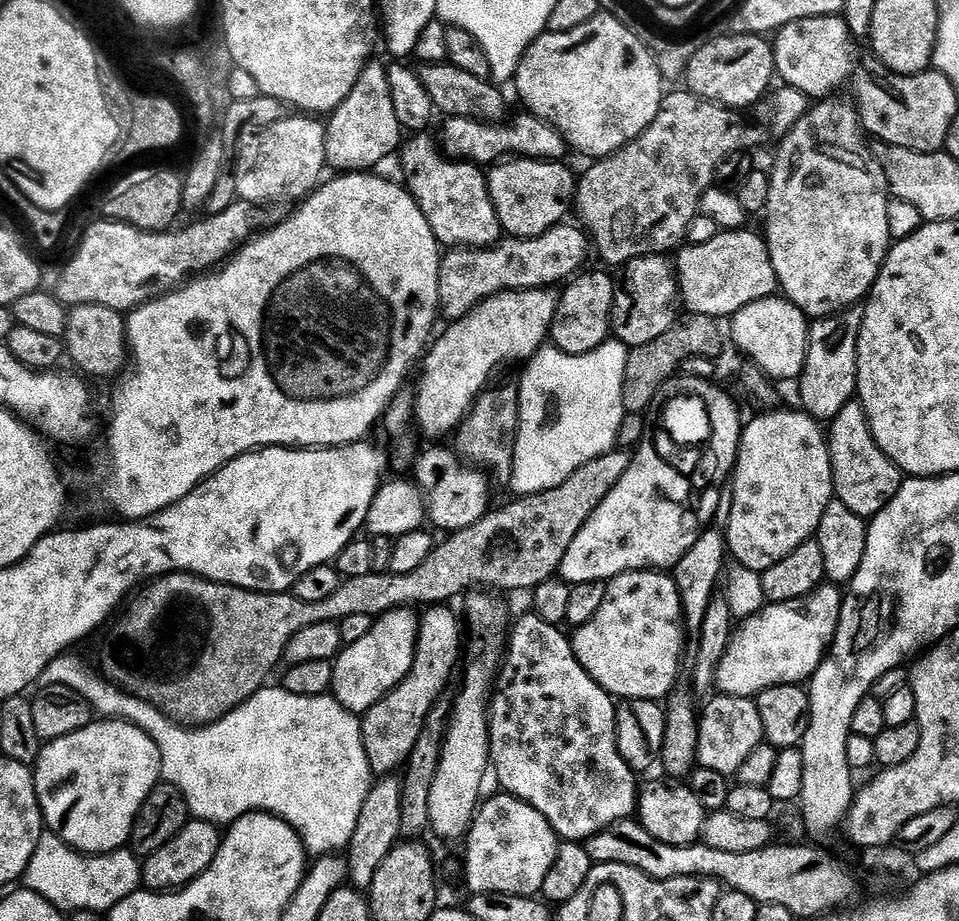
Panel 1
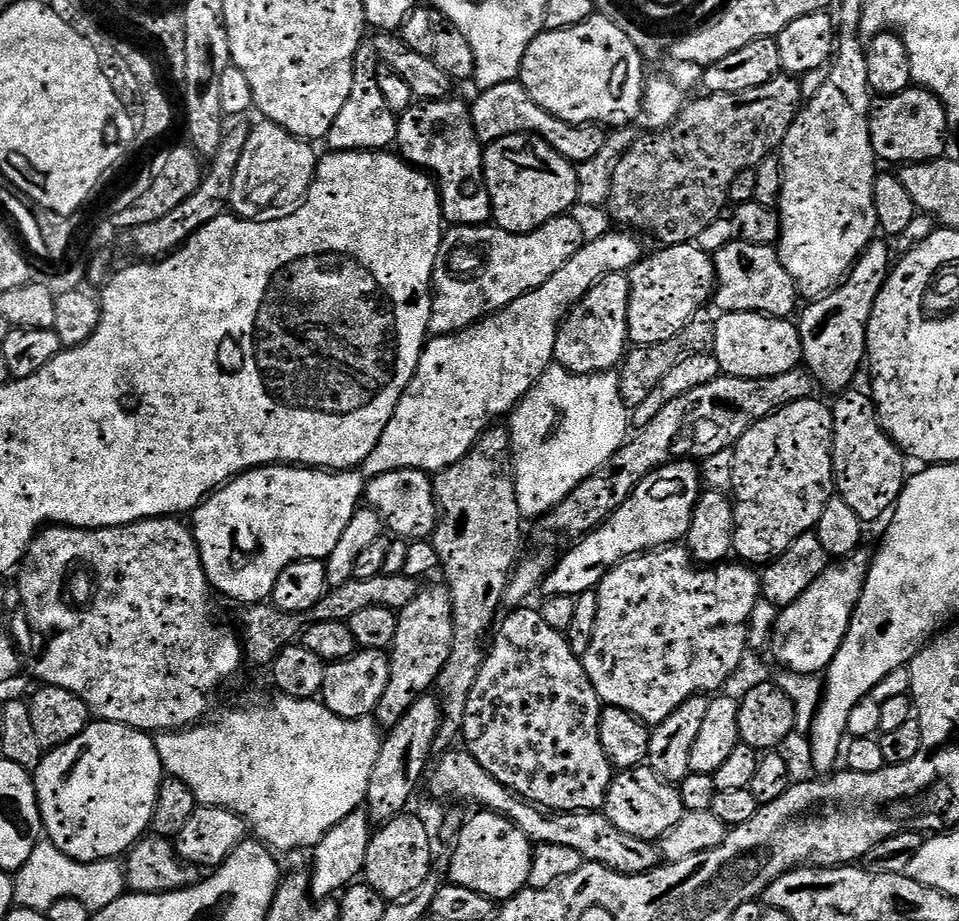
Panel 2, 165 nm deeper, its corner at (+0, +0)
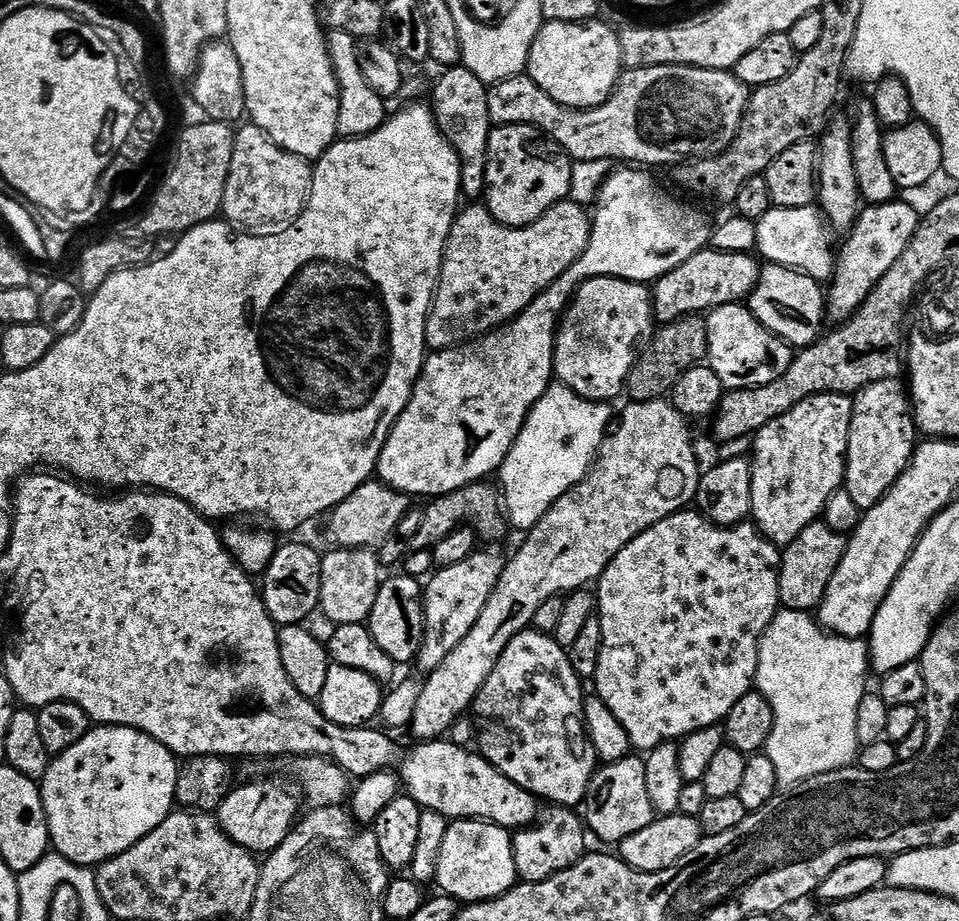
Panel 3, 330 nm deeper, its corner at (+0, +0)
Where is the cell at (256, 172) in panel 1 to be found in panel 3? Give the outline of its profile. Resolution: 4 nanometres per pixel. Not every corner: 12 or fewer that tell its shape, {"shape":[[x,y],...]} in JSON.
{"shape":[[256,124],[235,133],[223,219],[290,230],[313,165]]}

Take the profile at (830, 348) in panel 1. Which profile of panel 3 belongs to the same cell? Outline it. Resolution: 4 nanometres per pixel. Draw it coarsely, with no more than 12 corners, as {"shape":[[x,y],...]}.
{"shape":[[903,198],[860,209],[826,288],[843,322],[902,258],[921,213]]}

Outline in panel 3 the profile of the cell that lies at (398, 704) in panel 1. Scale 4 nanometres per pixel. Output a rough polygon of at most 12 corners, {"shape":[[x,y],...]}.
{"shape":[[484,546],[431,573],[415,667],[432,672],[470,634],[506,556]]}

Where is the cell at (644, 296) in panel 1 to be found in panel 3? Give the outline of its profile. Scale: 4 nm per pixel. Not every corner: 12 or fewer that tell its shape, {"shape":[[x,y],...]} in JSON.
{"shape":[[714,247],[654,281],[661,325],[747,301],[752,252]]}

